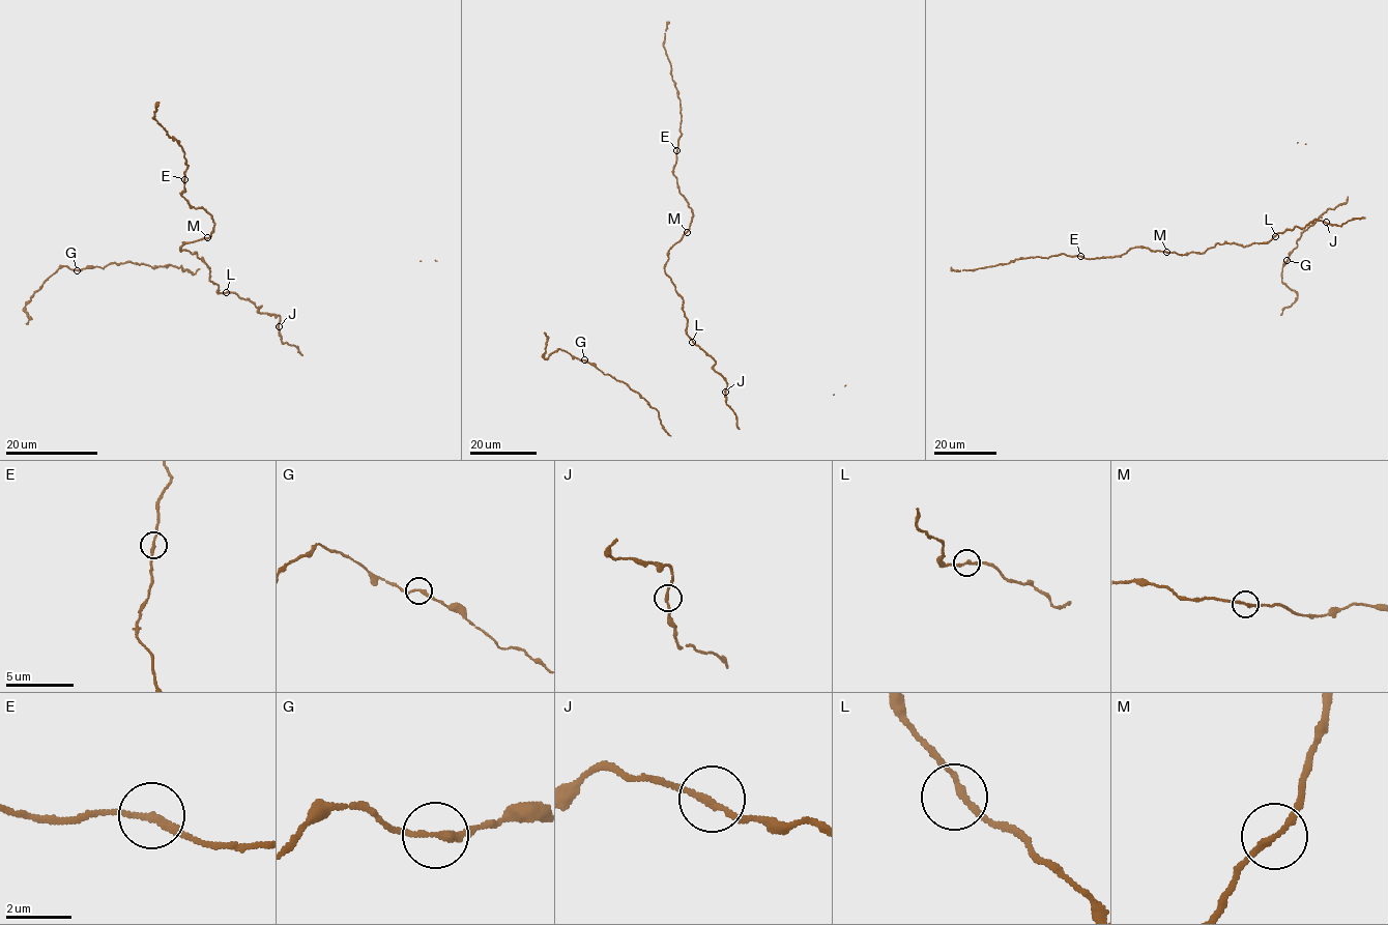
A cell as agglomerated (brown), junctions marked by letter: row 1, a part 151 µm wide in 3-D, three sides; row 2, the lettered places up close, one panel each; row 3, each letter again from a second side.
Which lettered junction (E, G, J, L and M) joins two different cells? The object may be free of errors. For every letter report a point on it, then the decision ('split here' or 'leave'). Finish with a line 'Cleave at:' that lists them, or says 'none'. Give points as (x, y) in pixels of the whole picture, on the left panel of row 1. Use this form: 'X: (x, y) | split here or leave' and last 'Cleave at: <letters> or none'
E: (184, 179) | leave
G: (77, 270) | leave
J: (279, 326) | leave
L: (226, 292) | leave
M: (207, 237) | leave
Cleave at: none

